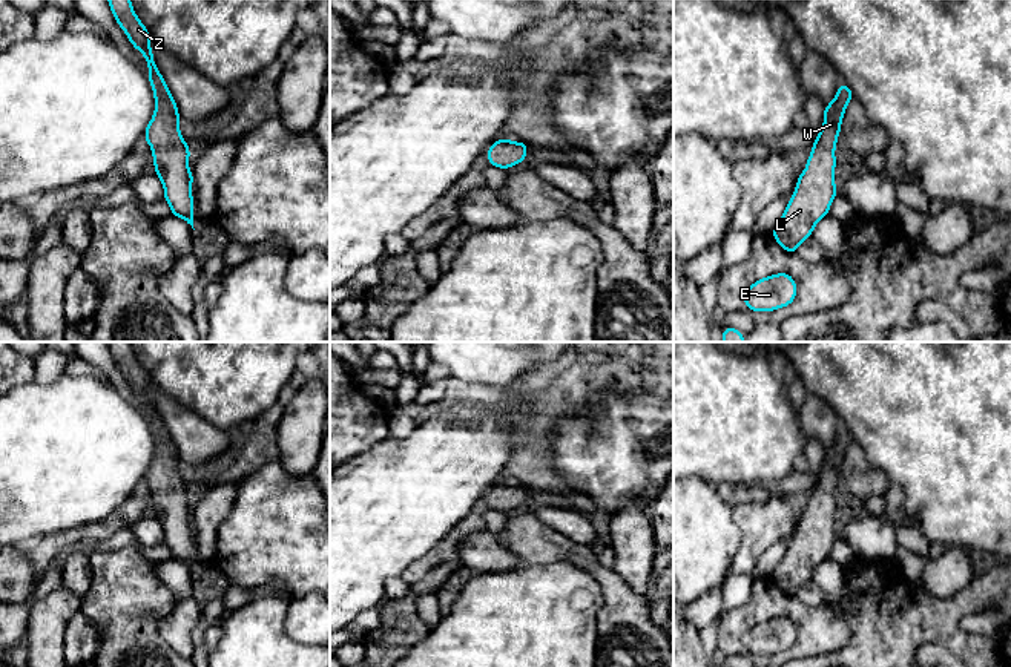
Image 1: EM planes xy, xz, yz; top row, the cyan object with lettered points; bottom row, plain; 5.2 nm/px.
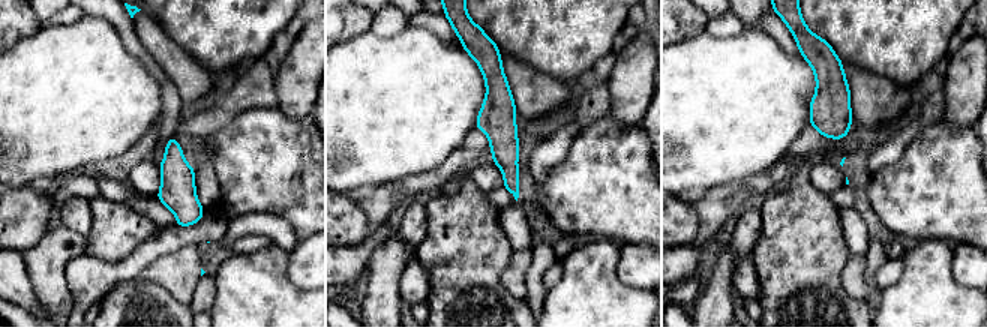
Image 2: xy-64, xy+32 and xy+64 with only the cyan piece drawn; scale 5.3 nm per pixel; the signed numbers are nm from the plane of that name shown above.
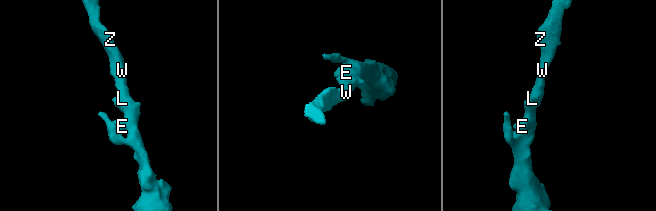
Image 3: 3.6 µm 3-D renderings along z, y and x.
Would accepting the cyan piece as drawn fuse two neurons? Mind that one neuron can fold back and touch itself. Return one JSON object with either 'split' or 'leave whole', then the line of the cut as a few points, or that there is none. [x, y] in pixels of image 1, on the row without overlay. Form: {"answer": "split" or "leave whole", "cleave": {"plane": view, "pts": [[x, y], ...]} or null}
{"answer": "leave whole", "cleave": null}

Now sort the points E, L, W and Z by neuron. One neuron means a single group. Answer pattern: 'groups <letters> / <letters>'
groups E L W Z

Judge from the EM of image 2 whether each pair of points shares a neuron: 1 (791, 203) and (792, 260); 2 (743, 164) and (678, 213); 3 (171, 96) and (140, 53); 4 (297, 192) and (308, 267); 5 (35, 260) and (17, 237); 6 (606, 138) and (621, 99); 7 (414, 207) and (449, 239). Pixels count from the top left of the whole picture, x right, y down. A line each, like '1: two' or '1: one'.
1: one
2: two
3: one
4: two
5: two
6: two
7: two

